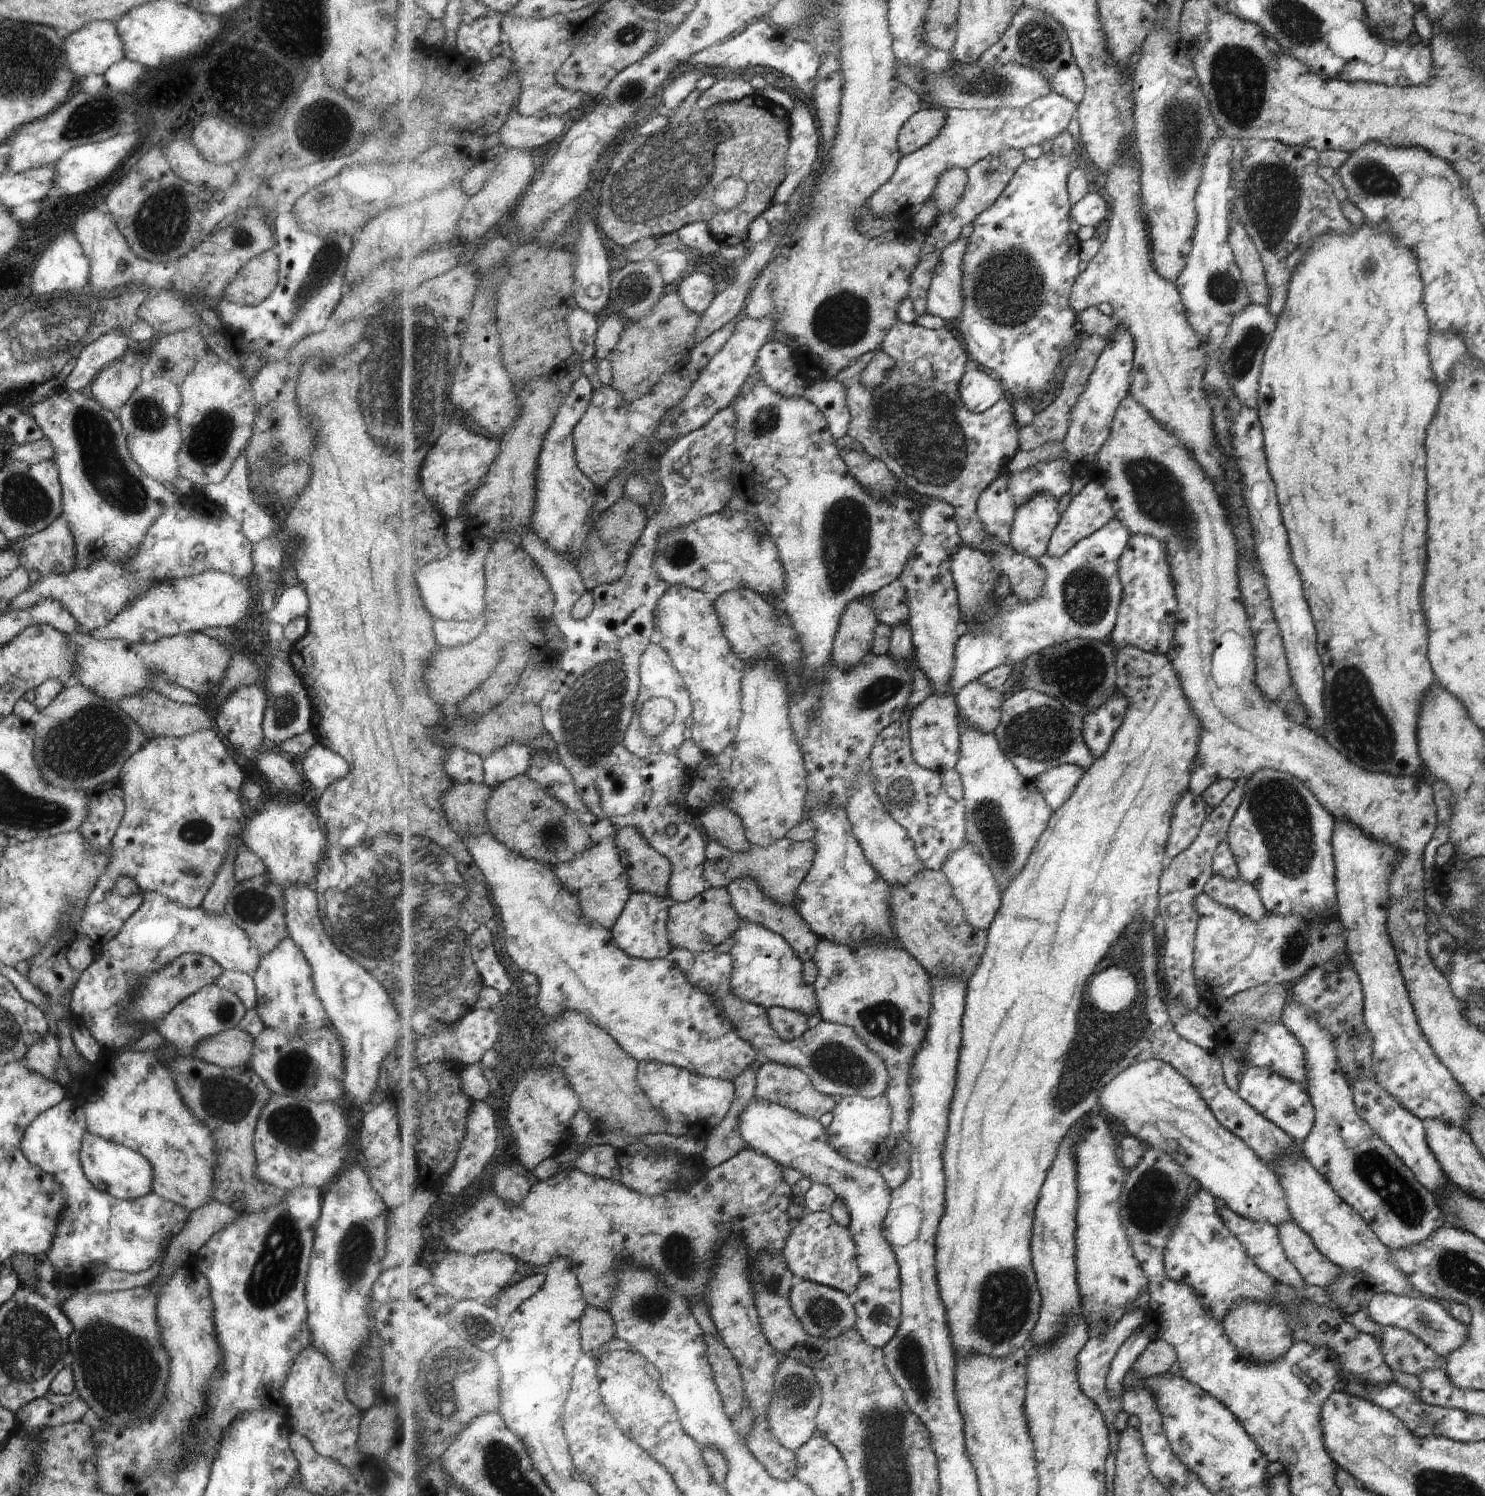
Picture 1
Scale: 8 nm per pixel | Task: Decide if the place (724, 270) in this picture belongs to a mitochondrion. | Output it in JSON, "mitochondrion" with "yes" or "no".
{"mitochondrion":"no"}

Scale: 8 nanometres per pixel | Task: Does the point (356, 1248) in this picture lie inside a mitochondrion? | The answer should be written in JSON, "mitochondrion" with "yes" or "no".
{"mitochondrion":"yes"}

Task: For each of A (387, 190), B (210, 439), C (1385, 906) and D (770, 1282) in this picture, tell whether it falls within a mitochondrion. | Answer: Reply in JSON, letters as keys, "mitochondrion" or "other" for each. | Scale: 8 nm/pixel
{"A":"other","B":"mitochondrion","C":"other","D":"mitochondrion"}

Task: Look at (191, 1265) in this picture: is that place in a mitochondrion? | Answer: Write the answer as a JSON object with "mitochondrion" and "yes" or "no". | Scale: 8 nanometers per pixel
{"mitochondrion":"no"}

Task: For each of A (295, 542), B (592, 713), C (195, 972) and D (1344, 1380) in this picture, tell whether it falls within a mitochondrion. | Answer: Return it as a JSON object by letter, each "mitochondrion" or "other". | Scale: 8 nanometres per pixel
{"A":"other","B":"mitochondrion","C":"other","D":"other"}

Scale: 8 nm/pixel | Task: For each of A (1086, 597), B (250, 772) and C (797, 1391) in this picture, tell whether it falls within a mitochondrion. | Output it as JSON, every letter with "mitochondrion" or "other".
{"A":"mitochondrion","B":"other","C":"mitochondrion"}

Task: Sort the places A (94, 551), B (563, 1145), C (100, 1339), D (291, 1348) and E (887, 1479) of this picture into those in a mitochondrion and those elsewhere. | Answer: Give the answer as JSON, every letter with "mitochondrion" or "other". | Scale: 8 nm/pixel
{"A":"other","B":"other","C":"mitochondrion","D":"other","E":"mitochondrion"}

